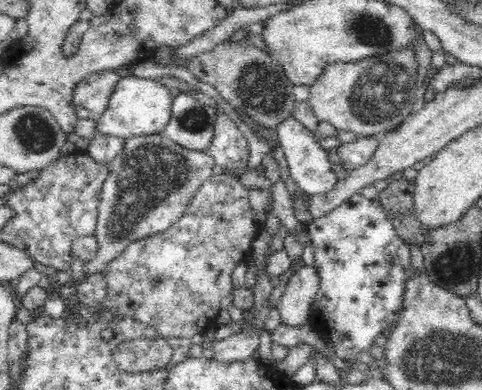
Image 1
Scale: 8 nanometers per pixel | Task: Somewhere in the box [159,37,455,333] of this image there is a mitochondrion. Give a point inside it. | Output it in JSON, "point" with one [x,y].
{"point":[376,95]}

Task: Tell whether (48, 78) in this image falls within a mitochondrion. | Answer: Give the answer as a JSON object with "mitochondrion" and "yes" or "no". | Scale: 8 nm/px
{"mitochondrion":"no"}

